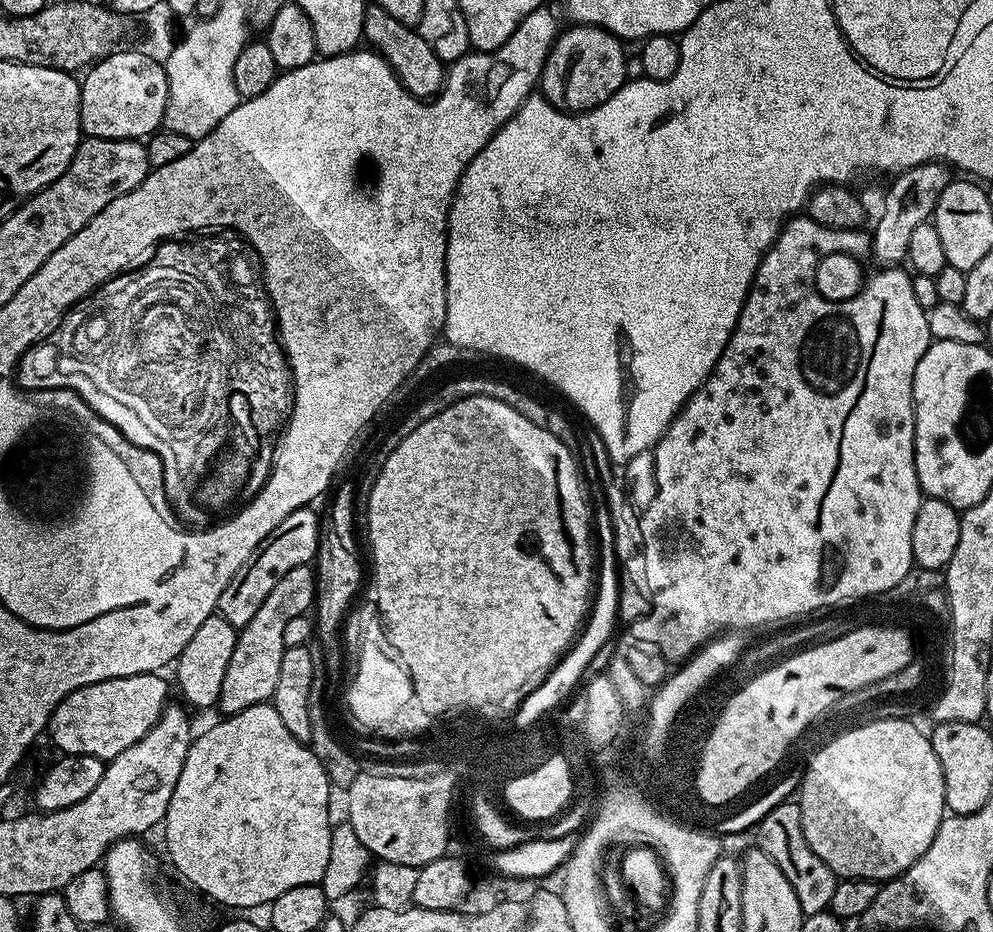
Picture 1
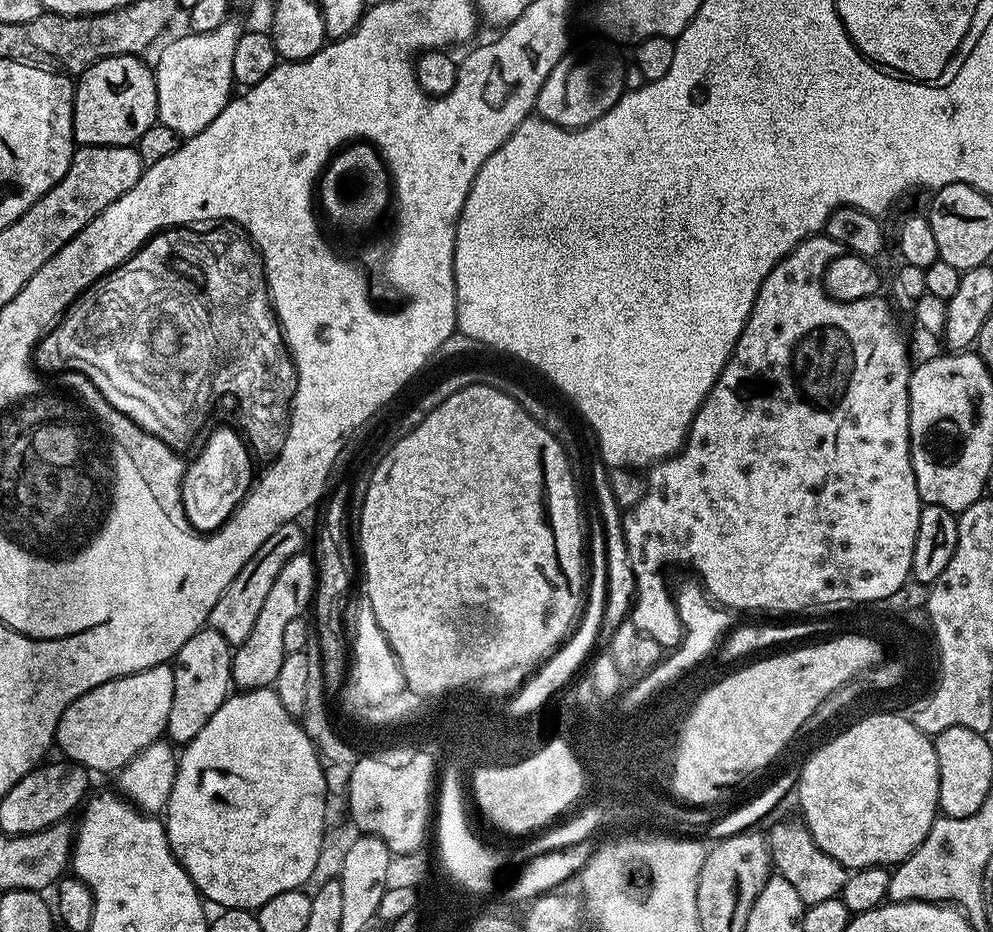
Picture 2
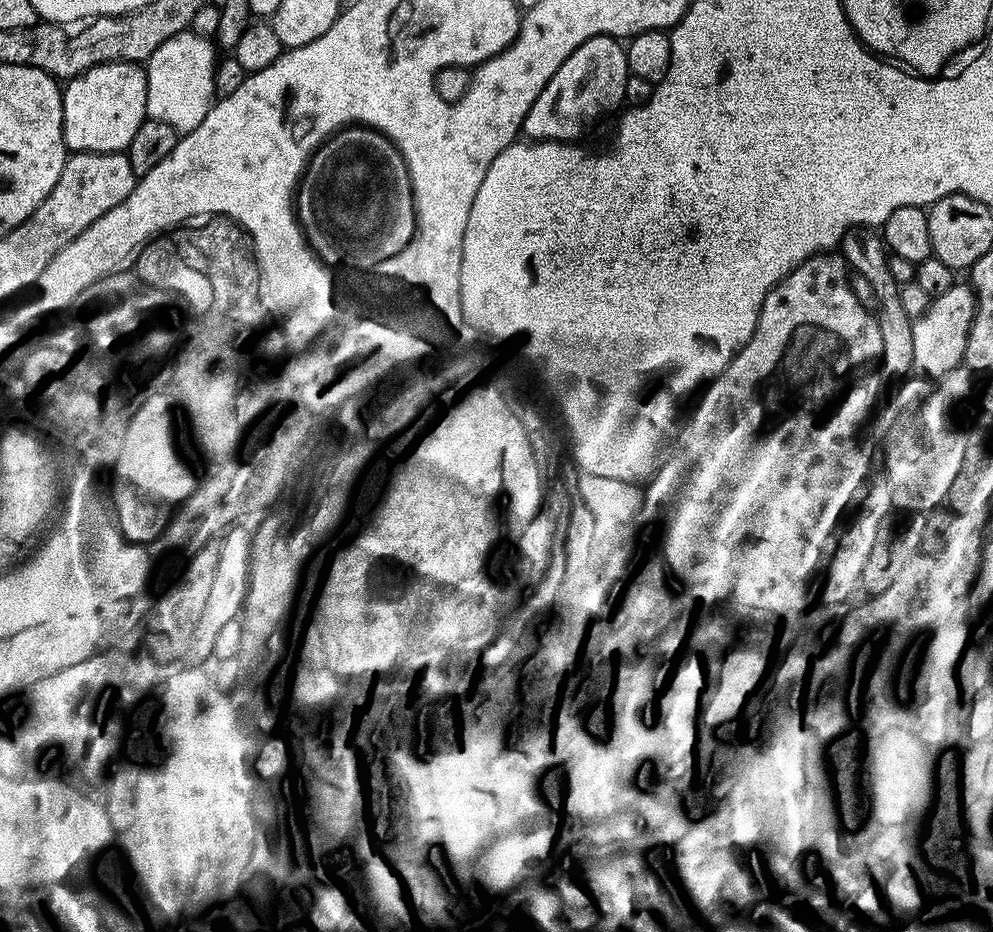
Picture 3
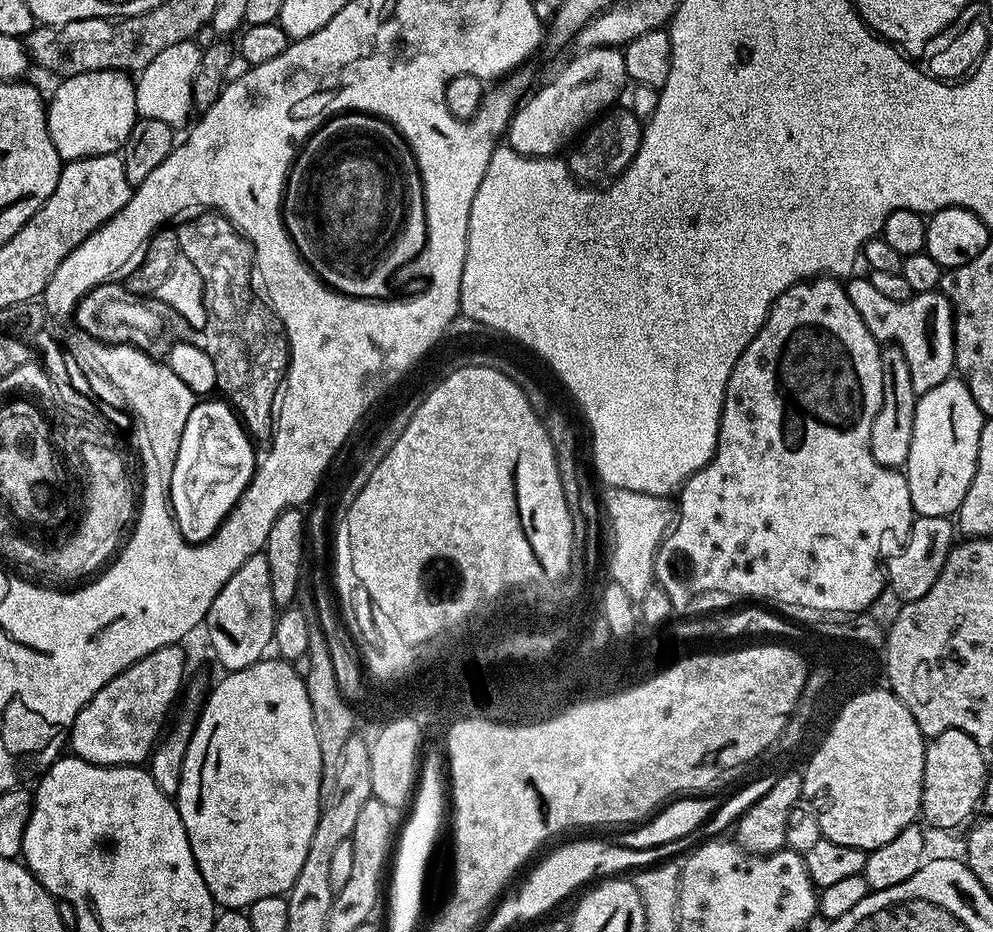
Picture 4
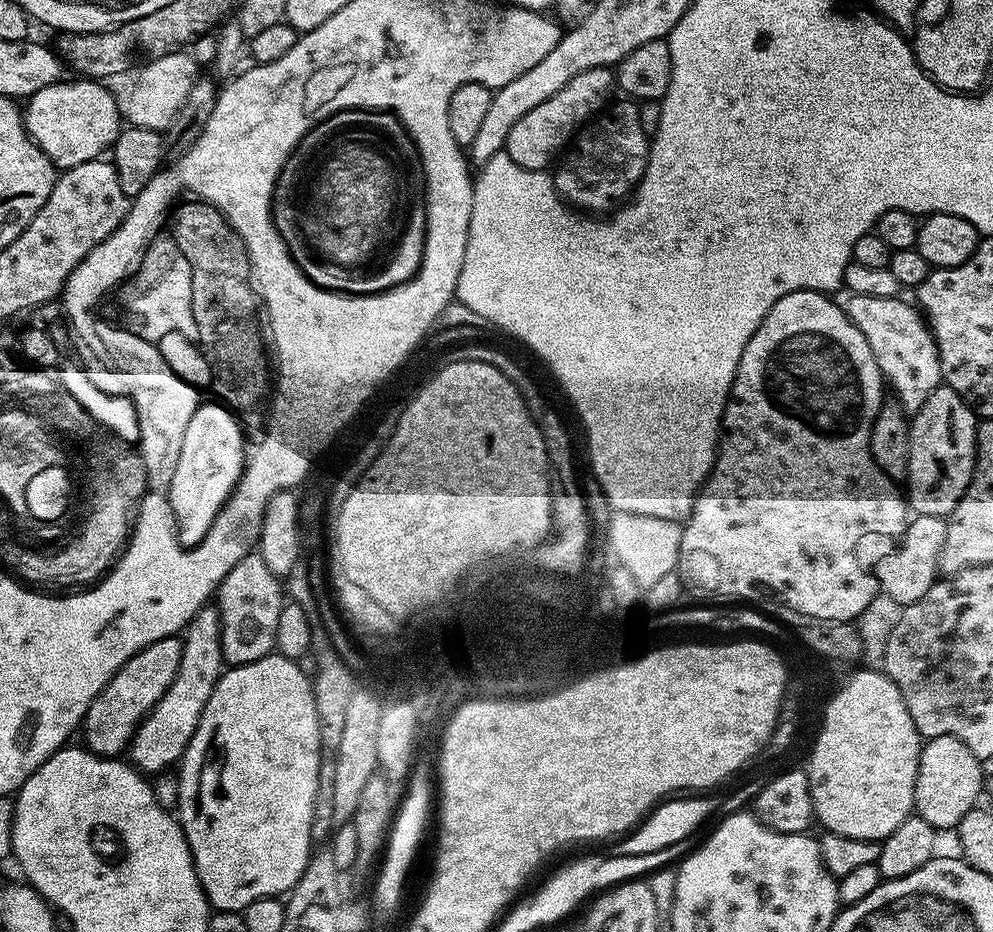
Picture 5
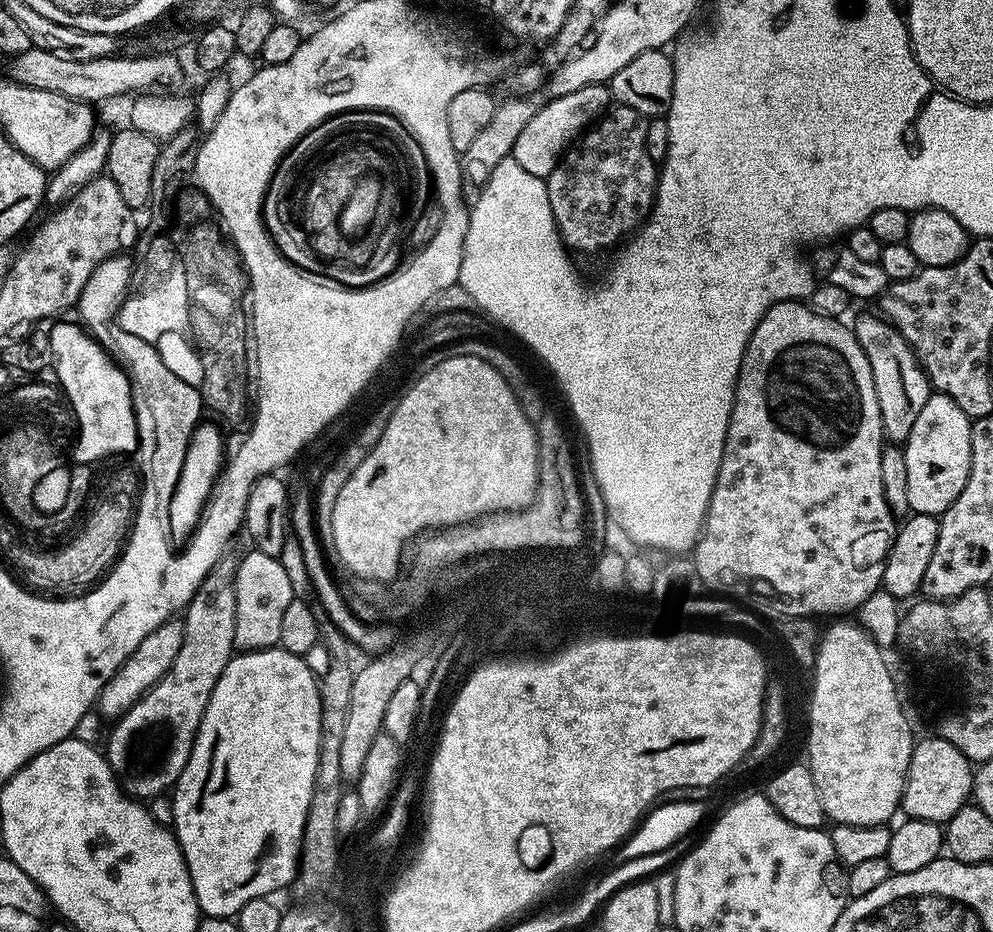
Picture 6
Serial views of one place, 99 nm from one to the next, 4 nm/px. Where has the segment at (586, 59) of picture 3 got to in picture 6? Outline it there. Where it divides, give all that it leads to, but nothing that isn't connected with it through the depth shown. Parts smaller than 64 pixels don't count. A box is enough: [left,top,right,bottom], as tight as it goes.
[511,84,613,178]

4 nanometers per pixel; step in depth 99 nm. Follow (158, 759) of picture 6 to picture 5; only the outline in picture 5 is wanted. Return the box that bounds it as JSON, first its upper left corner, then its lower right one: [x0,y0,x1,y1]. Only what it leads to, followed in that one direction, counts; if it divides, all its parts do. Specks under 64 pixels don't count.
[130,607,226,774]

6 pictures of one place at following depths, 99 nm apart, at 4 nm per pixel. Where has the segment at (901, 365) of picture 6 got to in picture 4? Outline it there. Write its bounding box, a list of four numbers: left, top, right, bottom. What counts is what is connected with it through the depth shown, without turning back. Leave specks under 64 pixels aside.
[847,274,956,394]

